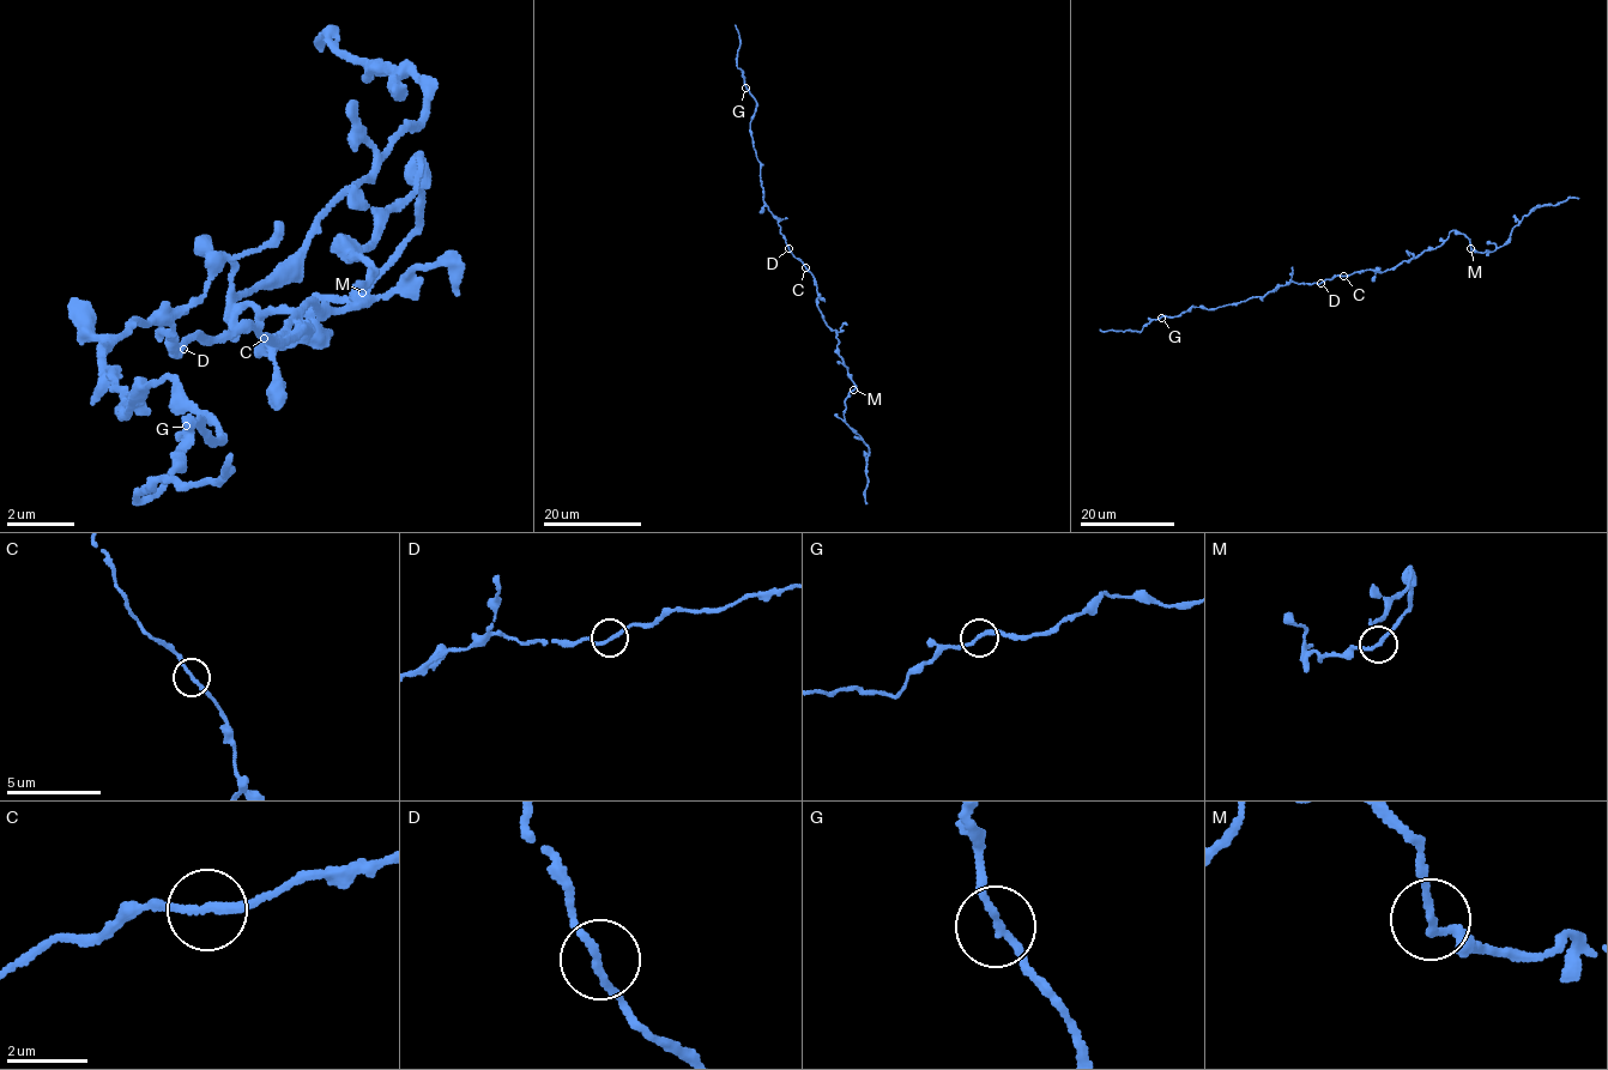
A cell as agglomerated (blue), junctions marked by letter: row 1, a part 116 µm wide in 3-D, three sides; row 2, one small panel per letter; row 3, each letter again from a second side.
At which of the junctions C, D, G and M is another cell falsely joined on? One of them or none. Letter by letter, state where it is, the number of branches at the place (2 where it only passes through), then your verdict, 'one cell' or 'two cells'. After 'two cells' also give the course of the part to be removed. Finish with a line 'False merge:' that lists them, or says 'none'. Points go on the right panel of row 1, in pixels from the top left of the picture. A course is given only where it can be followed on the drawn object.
C: (1343, 276) | 2 | one cell
D: (1321, 283) | 2 | one cell
G: (1161, 318) | 2 | one cell
M: (1470, 248) | 2 | one cell
False merge: none

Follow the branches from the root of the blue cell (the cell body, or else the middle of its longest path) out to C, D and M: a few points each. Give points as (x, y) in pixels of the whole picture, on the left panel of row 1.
C: (310, 331), (301, 327), (288, 339), (266, 333), (261, 340)
D: (310, 331), (301, 327), (288, 339), (246, 325), (228, 337), (197, 328), (183, 349)
M: (310, 331), (258, 349), (310, 303), (352, 310), (372, 274), (346, 259), (423, 157), (403, 258), (362, 292)

